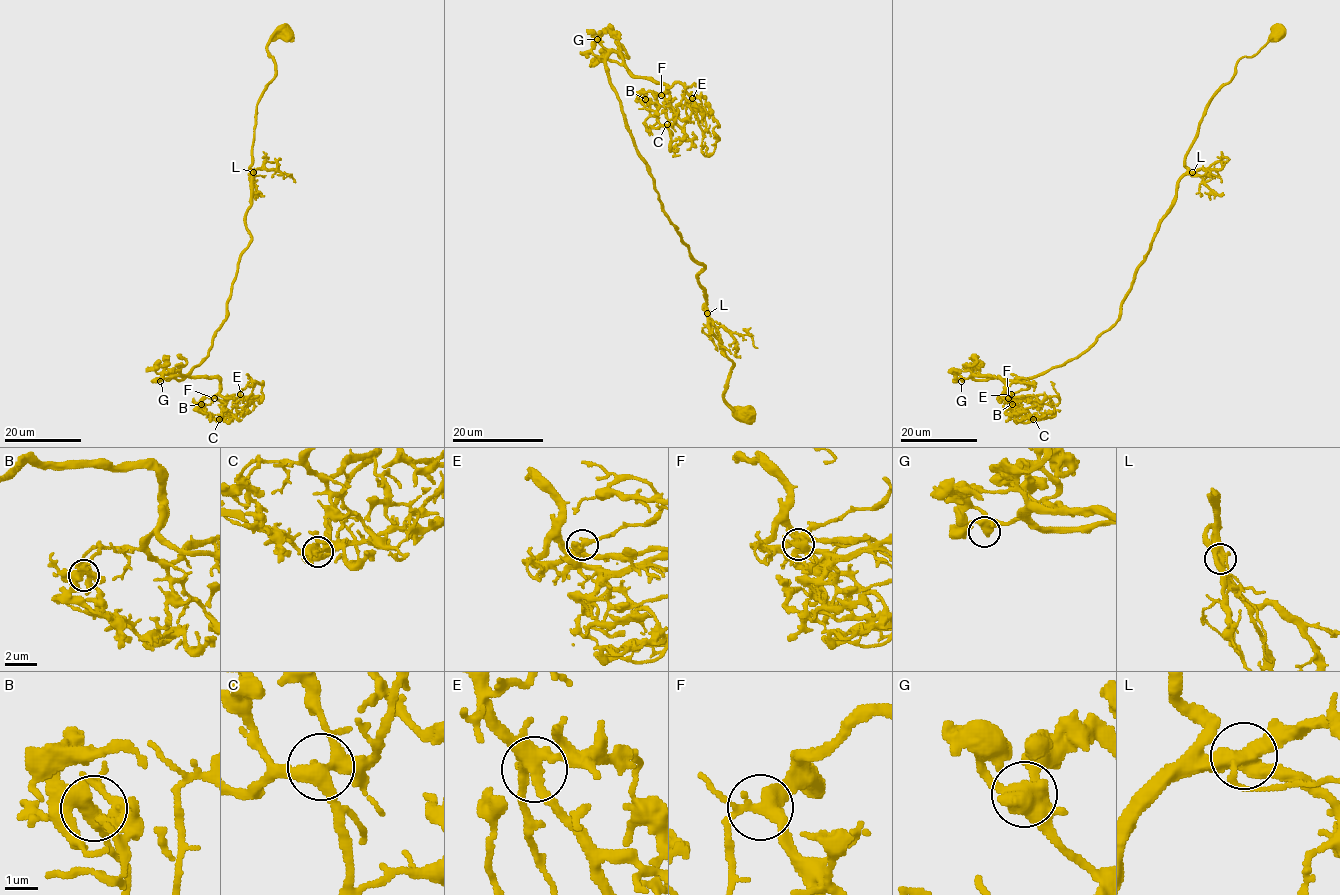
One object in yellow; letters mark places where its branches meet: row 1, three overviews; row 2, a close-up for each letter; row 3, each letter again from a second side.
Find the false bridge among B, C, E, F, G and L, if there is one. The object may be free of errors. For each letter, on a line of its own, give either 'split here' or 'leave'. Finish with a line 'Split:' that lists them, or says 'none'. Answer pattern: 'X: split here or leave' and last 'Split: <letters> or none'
B: leave
C: leave
E: leave
F: leave
G: leave
L: leave
Split: none

